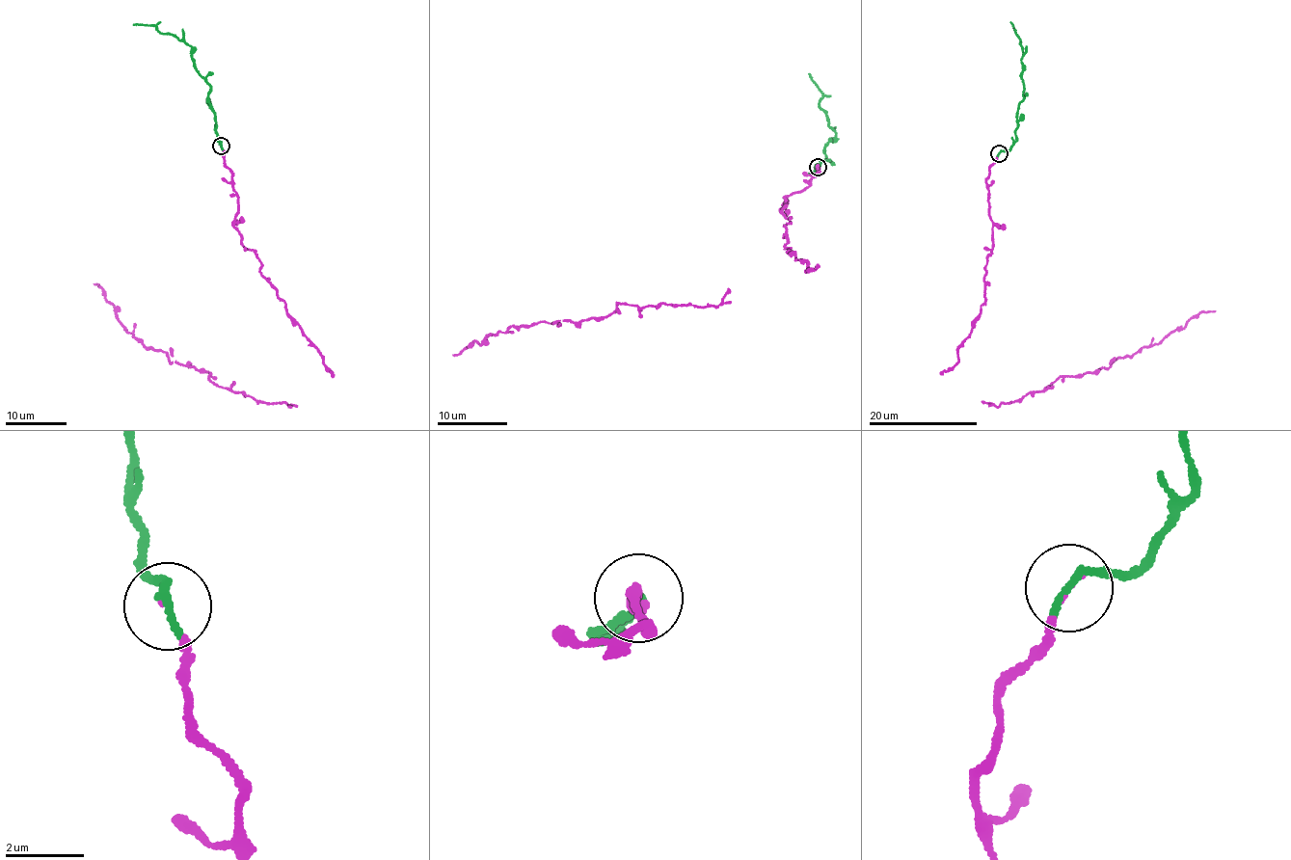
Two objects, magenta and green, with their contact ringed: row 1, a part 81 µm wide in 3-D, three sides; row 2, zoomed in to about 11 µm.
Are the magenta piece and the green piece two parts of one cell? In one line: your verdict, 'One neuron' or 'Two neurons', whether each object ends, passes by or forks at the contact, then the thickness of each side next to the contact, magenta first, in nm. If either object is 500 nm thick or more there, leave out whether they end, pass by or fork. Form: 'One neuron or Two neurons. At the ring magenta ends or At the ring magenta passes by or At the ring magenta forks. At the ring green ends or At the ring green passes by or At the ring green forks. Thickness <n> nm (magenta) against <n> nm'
One neuron. At the ring magenta ends. At the ring green ends. Thickness 60 nm (magenta) against 260 nm

